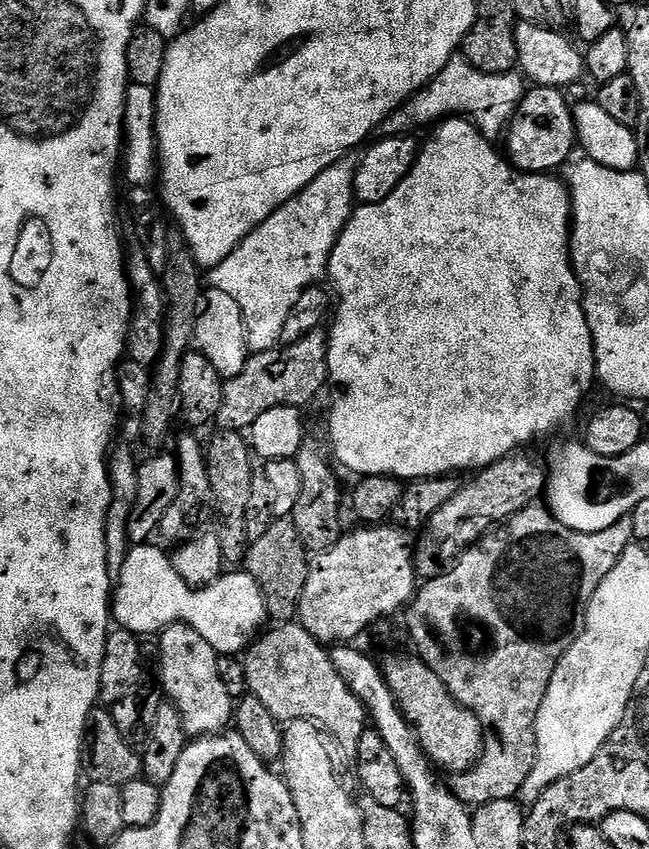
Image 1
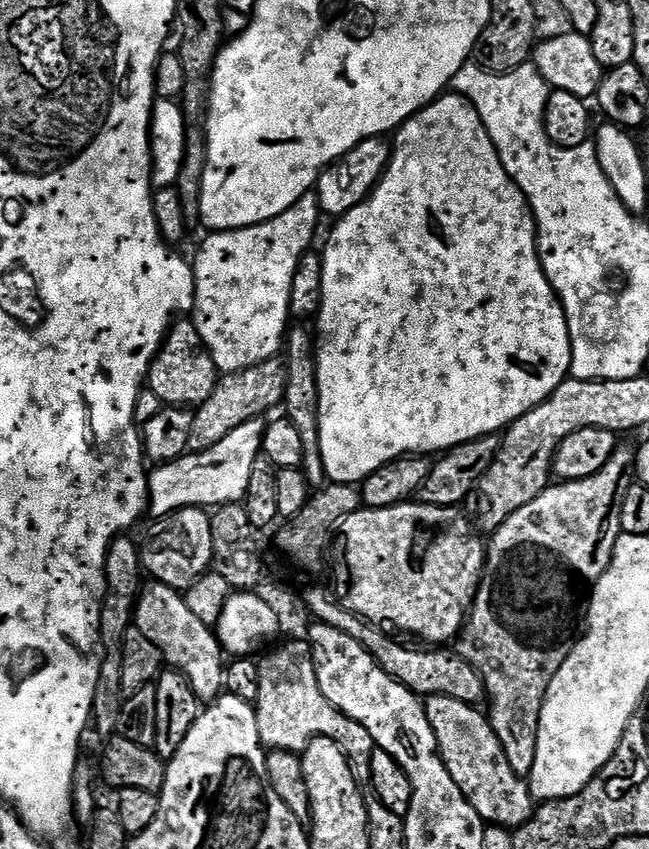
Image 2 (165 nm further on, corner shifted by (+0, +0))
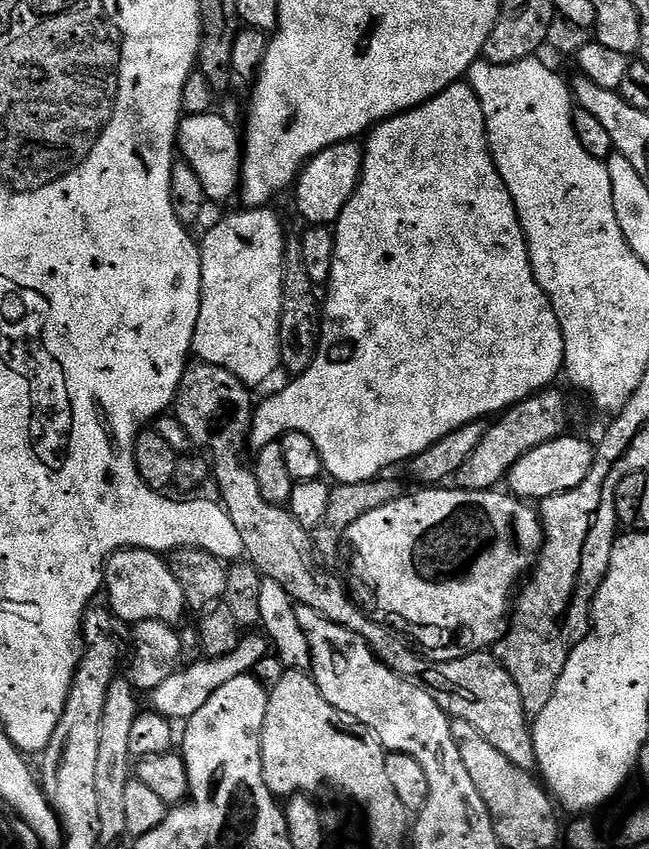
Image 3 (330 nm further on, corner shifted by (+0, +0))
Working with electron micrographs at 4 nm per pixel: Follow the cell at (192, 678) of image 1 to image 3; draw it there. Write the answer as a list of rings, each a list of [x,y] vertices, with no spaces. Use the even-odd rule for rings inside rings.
[[[124,548],[114,552],[104,567],[104,588],[108,592],[107,607],[117,621],[125,620],[128,626],[138,622],[162,622],[179,625],[179,620],[186,613],[182,586],[174,578],[172,565],[159,552],[141,548]]]

